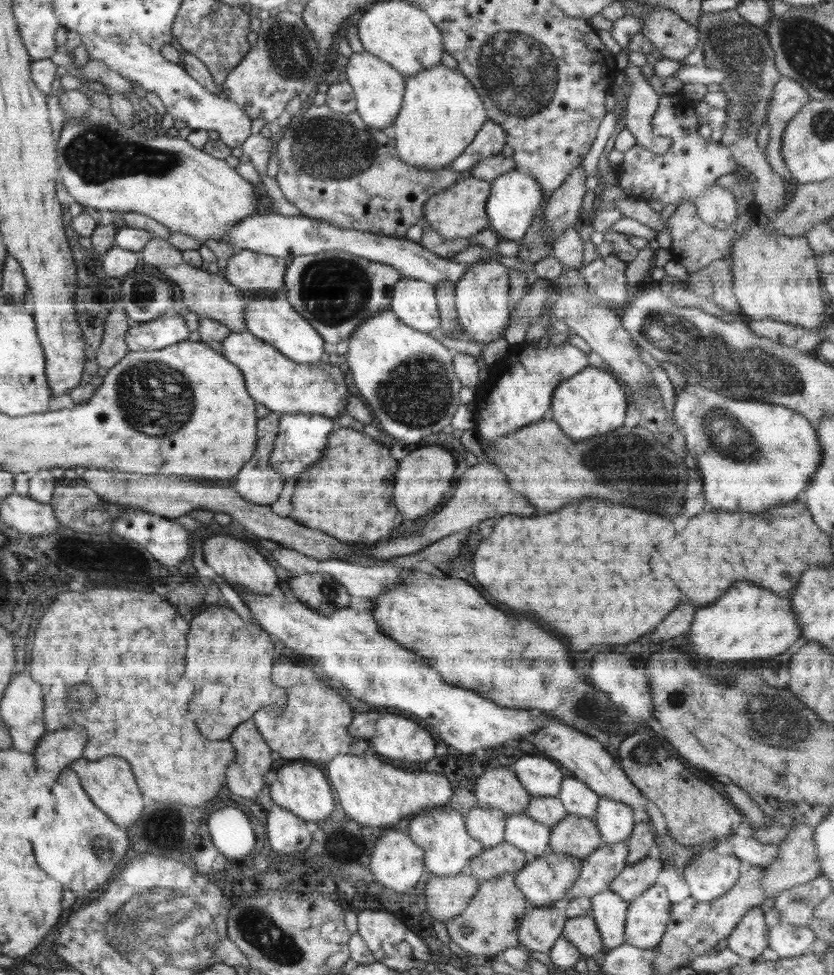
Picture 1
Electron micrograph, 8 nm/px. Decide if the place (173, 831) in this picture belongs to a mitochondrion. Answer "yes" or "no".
no

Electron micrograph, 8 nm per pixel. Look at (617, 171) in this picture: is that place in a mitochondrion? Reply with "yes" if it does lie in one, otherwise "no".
no

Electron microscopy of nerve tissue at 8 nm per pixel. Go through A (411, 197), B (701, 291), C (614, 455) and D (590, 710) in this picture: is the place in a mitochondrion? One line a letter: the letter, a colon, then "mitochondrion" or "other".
A: other
B: other
C: mitochondrion
D: mitochondrion

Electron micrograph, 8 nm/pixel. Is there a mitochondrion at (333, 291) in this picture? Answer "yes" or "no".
yes

